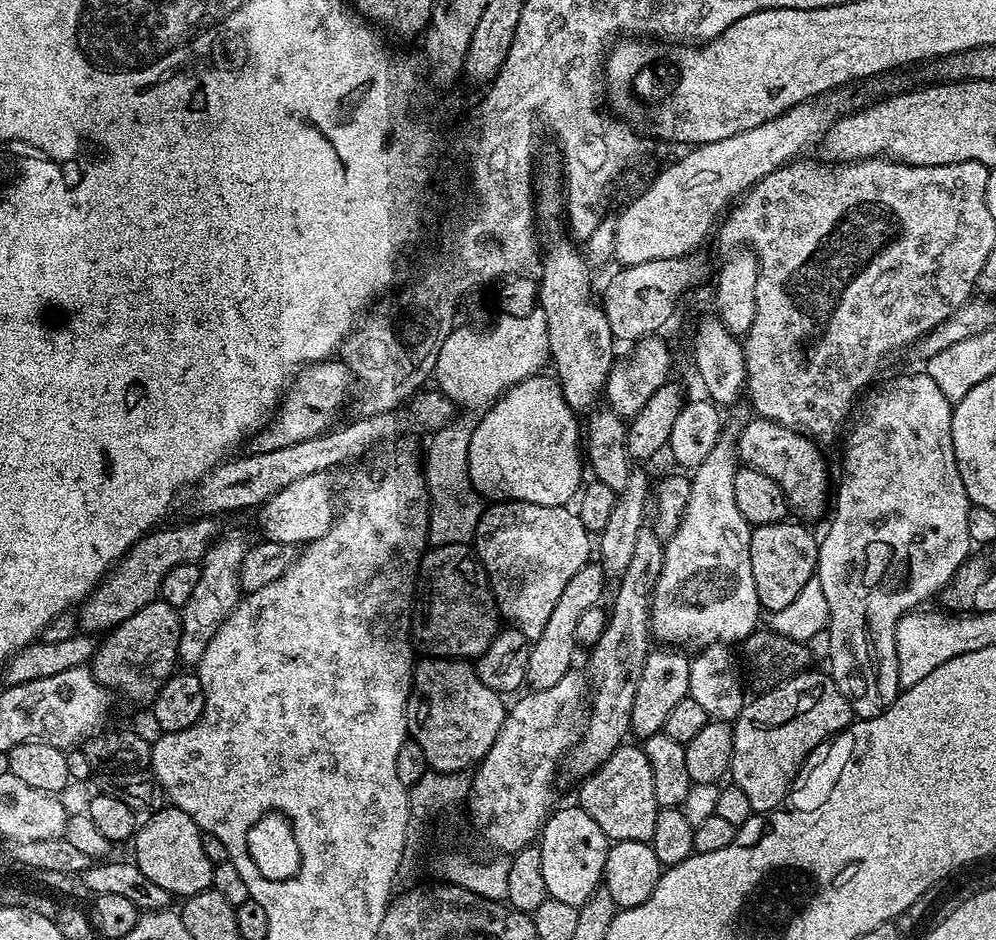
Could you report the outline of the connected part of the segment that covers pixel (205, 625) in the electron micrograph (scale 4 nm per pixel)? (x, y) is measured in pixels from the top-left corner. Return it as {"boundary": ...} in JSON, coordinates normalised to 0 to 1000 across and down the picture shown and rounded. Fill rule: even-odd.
{"boundary":[[[233,566],[230,570],[222,569],[217,578],[210,583],[201,600],[199,623],[195,623],[195,632],[191,632],[191,640],[180,648],[181,652],[181,682],[177,697],[180,705],[185,709],[200,707],[203,696],[207,696],[207,687],[223,662],[237,648],[237,643],[243,637],[241,623],[241,603],[250,580],[239,567]]]}

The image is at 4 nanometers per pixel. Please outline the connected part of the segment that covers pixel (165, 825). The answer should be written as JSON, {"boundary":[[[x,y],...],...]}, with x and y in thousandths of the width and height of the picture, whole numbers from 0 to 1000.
{"boundary":[[[166,857],[161,864],[154,864],[150,872],[140,878],[135,890],[137,911],[135,917],[147,934],[157,941],[163,943],[174,955],[188,955],[208,949],[213,943],[213,926],[215,920],[207,913],[207,904],[203,904],[202,883],[183,862]]]}

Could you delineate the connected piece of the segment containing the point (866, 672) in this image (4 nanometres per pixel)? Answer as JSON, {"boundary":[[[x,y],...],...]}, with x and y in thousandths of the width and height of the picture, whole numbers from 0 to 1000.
{"boundary":[[[927,395],[917,400],[900,400],[889,409],[881,407],[866,418],[861,433],[854,439],[853,450],[847,464],[847,503],[843,506],[843,524],[838,524],[839,541],[835,545],[835,559],[831,562],[827,574],[822,576],[819,593],[819,613],[825,623],[827,646],[829,648],[829,678],[831,677],[831,706],[835,723],[845,734],[849,747],[853,747],[856,763],[872,766],[884,762],[900,746],[906,733],[902,726],[902,696],[900,695],[900,663],[913,651],[923,648],[927,638],[936,633],[947,631],[956,619],[960,607],[968,601],[978,580],[974,567],[970,564],[970,547],[974,533],[970,526],[970,517],[966,517],[966,504],[962,504],[962,496],[958,487],[958,470],[956,469],[956,435],[957,427],[942,415],[938,402]]]}

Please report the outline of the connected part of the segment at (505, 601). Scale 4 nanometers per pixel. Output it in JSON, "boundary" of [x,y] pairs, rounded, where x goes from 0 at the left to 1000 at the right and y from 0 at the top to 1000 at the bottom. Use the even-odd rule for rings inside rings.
{"boundary":[[[502,532],[482,548],[476,590],[490,614],[505,663],[524,670],[533,683],[544,674],[572,615],[595,595],[596,574],[573,539]]]}

